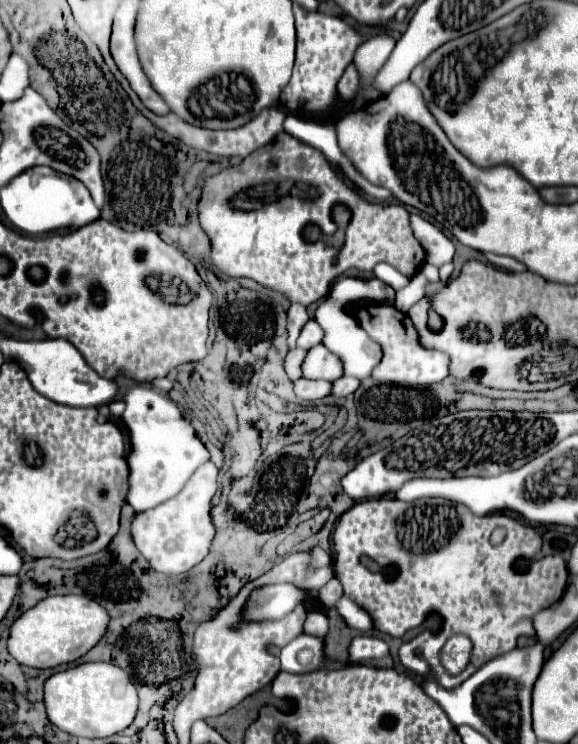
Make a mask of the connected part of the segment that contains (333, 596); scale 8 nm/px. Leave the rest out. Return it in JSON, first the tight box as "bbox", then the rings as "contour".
{"bbox":[318,579,342,607],"contour":[[[330,579],[320,591],[318,591],[318,599],[322,601],[322,605],[326,607],[332,607],[334,601],[342,595],[342,585],[338,579]]]}

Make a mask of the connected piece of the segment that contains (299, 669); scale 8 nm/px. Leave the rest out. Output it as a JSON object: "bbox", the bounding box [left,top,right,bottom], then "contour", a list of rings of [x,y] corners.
{"bbox":[280,633,346,673],"contour":[[[306,633],[296,637],[282,649],[280,661],[282,661],[282,671],[288,671],[288,673],[308,673],[308,671],[318,671],[318,669],[344,669],[346,667],[340,663],[326,661],[322,639],[314,635],[306,635]]]}

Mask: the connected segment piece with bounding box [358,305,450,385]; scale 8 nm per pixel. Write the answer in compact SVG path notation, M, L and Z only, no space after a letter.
M370 305L358 311L358 321L362 329L382 345L384 359L372 371L372 377L382 383L402 383L402 385L432 385L450 375L448 355L434 349L424 349L418 341L418 333L410 317L398 311L394 305Z

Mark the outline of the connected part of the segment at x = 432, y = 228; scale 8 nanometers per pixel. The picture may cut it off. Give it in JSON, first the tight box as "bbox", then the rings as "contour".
{"bbox":[410,213,454,267],"contour":[[[417,213],[410,215],[410,225],[420,245],[426,251],[426,263],[442,267],[454,257],[454,243],[432,223],[424,221]]]}

